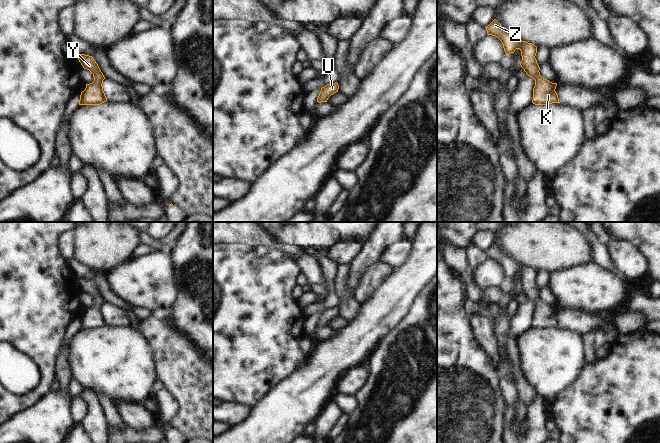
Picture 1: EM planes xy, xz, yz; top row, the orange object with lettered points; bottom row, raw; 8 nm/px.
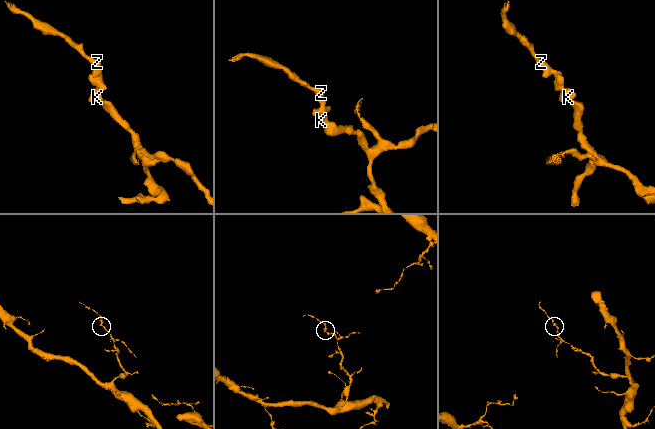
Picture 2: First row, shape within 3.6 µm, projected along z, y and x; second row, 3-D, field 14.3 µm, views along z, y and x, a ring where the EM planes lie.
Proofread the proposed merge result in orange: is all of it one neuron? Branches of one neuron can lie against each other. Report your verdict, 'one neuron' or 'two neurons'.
one neuron

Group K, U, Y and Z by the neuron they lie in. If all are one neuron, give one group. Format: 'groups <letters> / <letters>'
groups K U Y Z

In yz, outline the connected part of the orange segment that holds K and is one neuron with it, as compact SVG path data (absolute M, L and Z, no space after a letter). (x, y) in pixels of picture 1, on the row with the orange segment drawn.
M496 19L485 28L488 35L495 36L502 42L506 55L514 53L516 49L521 51L520 65L526 74L535 80L532 103L535 105L560 103L555 91L557 83L552 83L540 75L540 67L535 58L537 47L510 34Z

